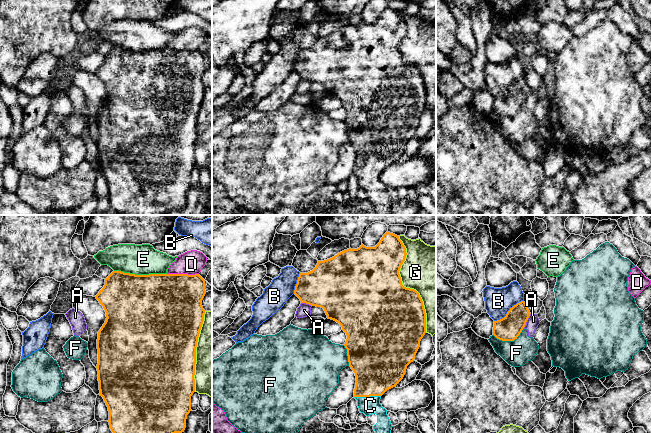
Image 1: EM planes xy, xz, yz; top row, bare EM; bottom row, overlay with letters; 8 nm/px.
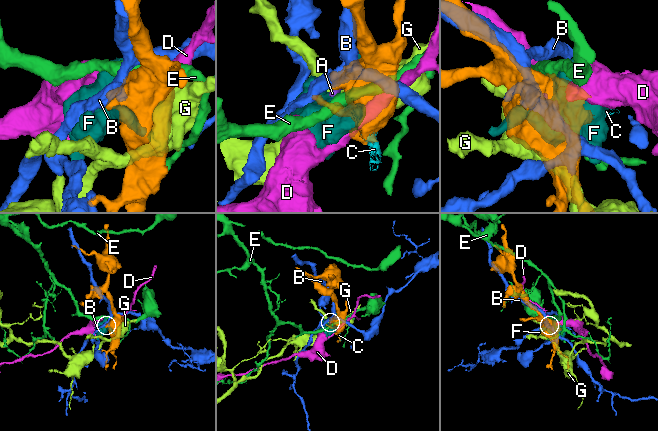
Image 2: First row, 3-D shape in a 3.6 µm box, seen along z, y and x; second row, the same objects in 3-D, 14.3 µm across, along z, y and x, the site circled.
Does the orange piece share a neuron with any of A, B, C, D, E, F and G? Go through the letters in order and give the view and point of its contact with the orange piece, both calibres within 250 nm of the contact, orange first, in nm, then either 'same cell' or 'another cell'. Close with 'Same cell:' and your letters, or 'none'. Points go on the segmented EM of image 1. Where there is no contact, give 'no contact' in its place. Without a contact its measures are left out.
A: yz (526, 321) | 190/100 nm | another cell
B: yz (508, 311) | 190/220 nm | another cell
C: xz (367, 396) | 400/140 nm | same cell
D: xy (183, 274) | 480/190 nm | another cell
E: xy (140, 275) | 500/240 nm | another cell
F: yz (508, 340) | 190/220 nm | another cell
G: xz (405, 287) | 500/400 nm | another cell
Same cell: C

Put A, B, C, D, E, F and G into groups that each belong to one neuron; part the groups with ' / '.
A F / B / C / D / E / G

